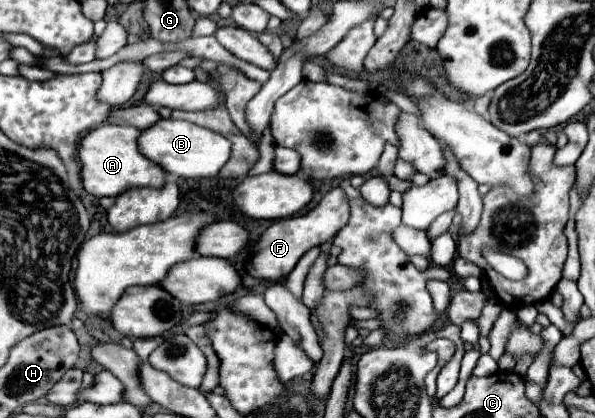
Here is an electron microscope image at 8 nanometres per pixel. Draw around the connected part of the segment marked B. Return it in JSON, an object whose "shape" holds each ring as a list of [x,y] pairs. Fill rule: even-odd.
{"shape":[[[157,121],[151,129],[143,129],[139,139],[137,139],[139,151],[149,159],[159,163],[167,173],[177,175],[177,177],[191,177],[191,179],[201,179],[201,177],[213,177],[225,163],[231,153],[231,141],[227,137],[203,129],[195,123],[189,121]]]}

